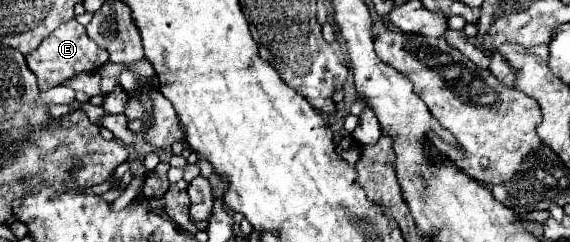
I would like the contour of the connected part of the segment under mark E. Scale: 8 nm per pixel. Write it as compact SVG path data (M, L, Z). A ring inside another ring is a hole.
M65 21L49 37L45 37L41 41L41 45L31 55L27 55L25 59L27 59L29 69L37 77L39 91L47 91L51 87L63 85L67 79L71 79L79 73L95 73L101 65L105 65L109 61L109 53L107 53L107 49L99 47L87 35L83 25L79 25L77 21Z

